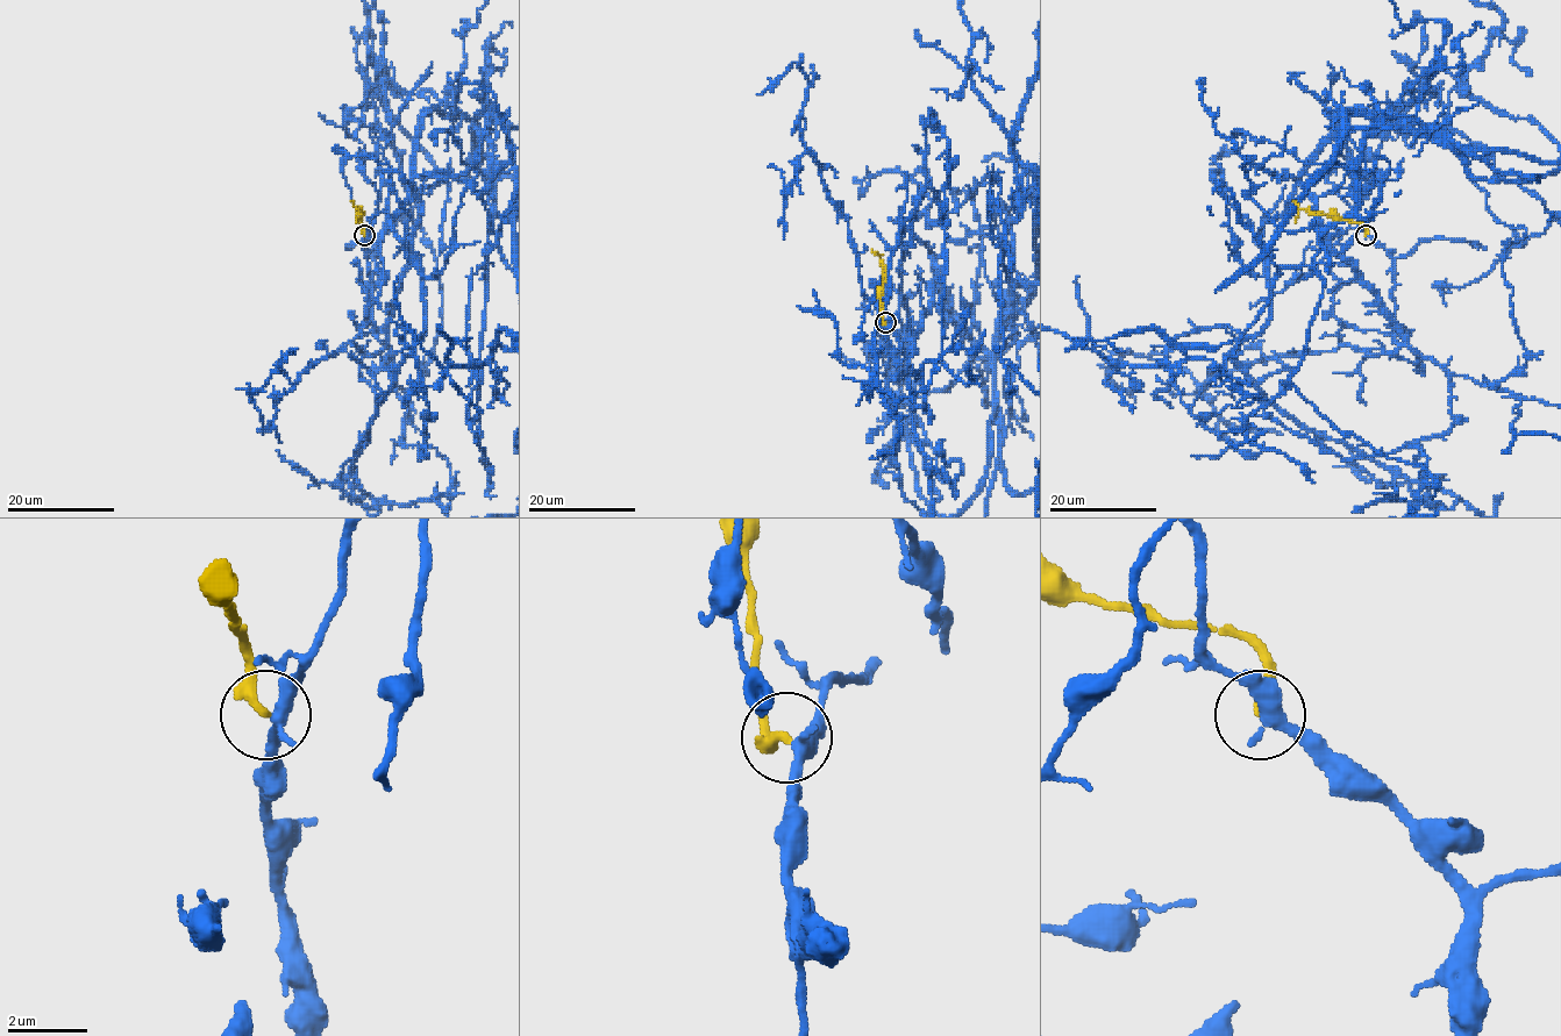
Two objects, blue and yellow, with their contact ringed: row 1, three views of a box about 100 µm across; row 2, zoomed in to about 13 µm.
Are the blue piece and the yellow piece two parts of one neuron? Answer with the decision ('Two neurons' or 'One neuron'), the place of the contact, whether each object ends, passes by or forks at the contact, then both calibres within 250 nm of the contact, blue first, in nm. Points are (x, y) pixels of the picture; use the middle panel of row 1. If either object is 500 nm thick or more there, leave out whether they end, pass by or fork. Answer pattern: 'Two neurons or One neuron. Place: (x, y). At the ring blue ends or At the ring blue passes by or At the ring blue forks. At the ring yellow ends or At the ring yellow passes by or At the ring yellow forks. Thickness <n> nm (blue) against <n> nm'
One neuron. Place: (885, 322). At the ring blue passes by. At the ring yellow ends. Thickness 400 nm (blue) against 300 nm

